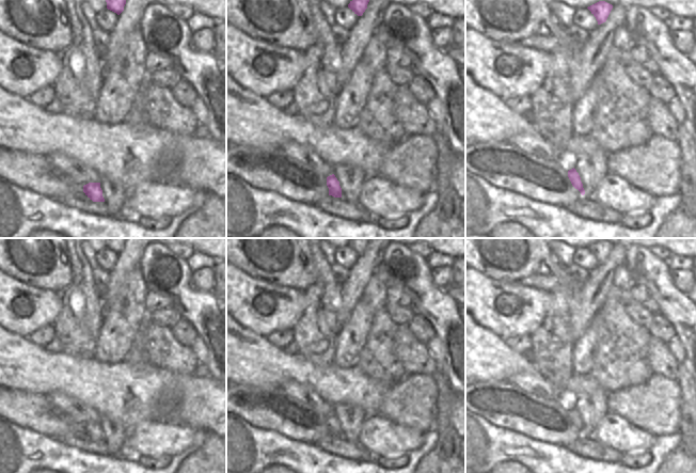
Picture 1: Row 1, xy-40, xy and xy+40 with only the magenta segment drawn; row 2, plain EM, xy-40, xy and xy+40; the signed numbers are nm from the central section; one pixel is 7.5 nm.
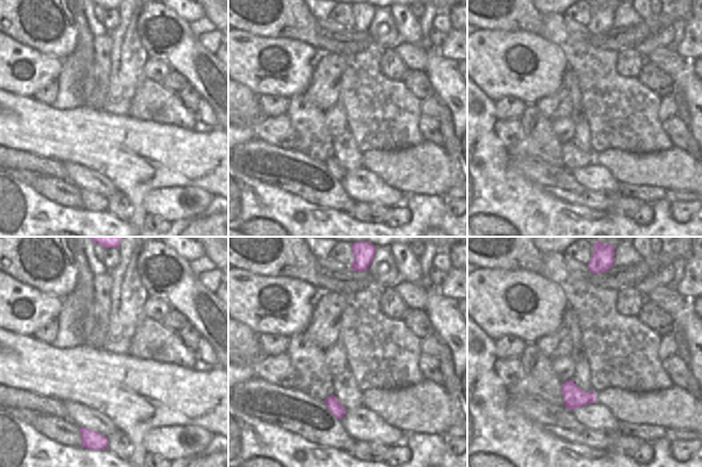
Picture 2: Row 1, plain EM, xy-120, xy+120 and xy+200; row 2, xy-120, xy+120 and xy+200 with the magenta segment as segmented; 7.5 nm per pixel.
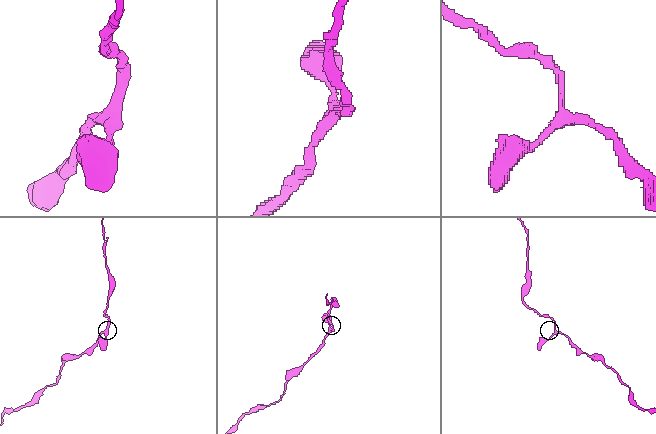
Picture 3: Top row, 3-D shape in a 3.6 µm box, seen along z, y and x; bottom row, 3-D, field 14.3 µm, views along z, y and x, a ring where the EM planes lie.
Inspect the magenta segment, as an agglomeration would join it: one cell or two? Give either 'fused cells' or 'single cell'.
single cell

